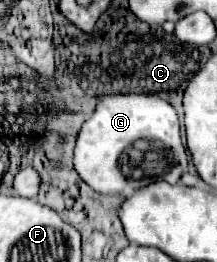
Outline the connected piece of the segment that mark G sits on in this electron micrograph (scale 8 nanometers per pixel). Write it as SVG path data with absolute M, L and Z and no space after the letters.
M119 94L113 98L103 98L93 116L83 122L77 142L73 166L79 178L89 184L99 194L129 194L137 188L137 180L123 176L119 168L121 154L137 140L159 140L171 152L185 152L179 134L179 118L167 100L155 94Z

